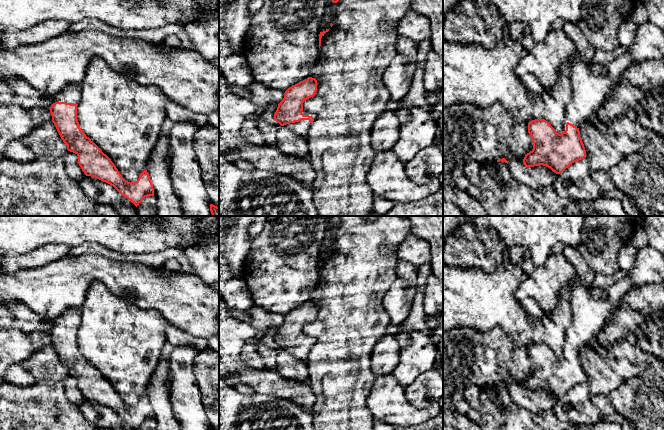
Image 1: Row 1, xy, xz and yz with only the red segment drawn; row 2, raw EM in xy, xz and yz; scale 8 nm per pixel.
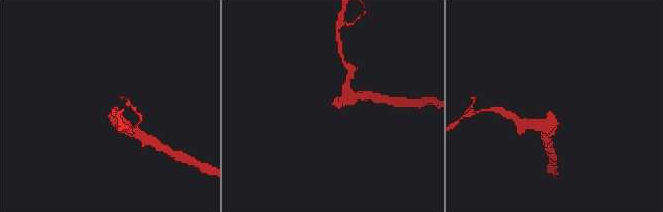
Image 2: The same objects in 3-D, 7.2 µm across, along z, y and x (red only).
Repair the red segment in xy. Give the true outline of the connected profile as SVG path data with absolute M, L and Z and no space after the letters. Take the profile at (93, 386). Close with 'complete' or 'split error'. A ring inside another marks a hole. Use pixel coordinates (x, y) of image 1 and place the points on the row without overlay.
M70 309L53 320L53 328L49 334L52 346L67 369L67 374L78 380L78 388L84 398L110 408L135 430L145 421L154 420L147 394L139 399L137 405L126 405L111 383L79 351L77 330L80 324L80 311Z; split error

